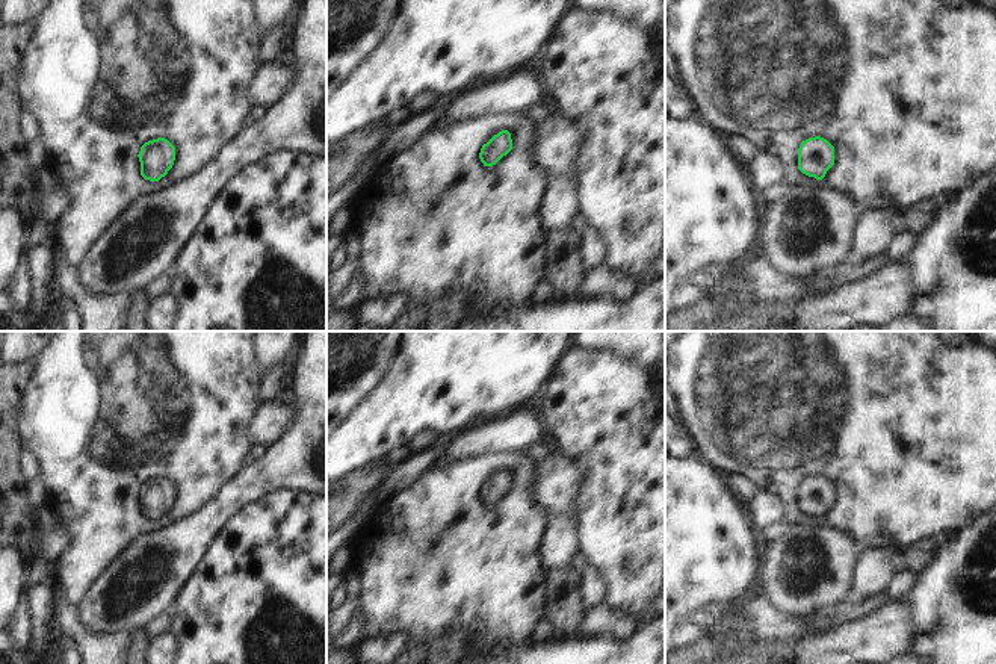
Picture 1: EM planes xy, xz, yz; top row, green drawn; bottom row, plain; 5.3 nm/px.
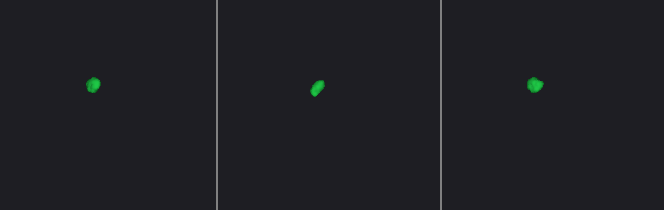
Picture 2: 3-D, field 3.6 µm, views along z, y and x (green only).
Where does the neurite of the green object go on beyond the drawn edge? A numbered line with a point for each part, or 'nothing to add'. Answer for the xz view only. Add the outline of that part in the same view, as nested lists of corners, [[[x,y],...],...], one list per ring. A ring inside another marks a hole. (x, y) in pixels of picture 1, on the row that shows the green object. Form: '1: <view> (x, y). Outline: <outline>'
1: xz (440, 223). Outline: [[[502,110],[432,126],[402,153],[375,166],[364,194],[370,213],[354,227],[361,253],[358,274],[364,277],[364,299],[404,293],[404,310],[420,303],[426,309],[446,296],[467,293],[469,312],[478,318],[511,315],[529,304],[543,272],[543,230],[540,212],[552,175],[535,160],[537,124],[517,110]],[[508,130],[512,150],[496,165],[485,166],[479,153],[494,135]]]

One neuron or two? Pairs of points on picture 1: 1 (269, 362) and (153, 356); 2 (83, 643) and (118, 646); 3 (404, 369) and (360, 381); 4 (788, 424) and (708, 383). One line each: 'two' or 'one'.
1: two
2: one
3: two
4: one

